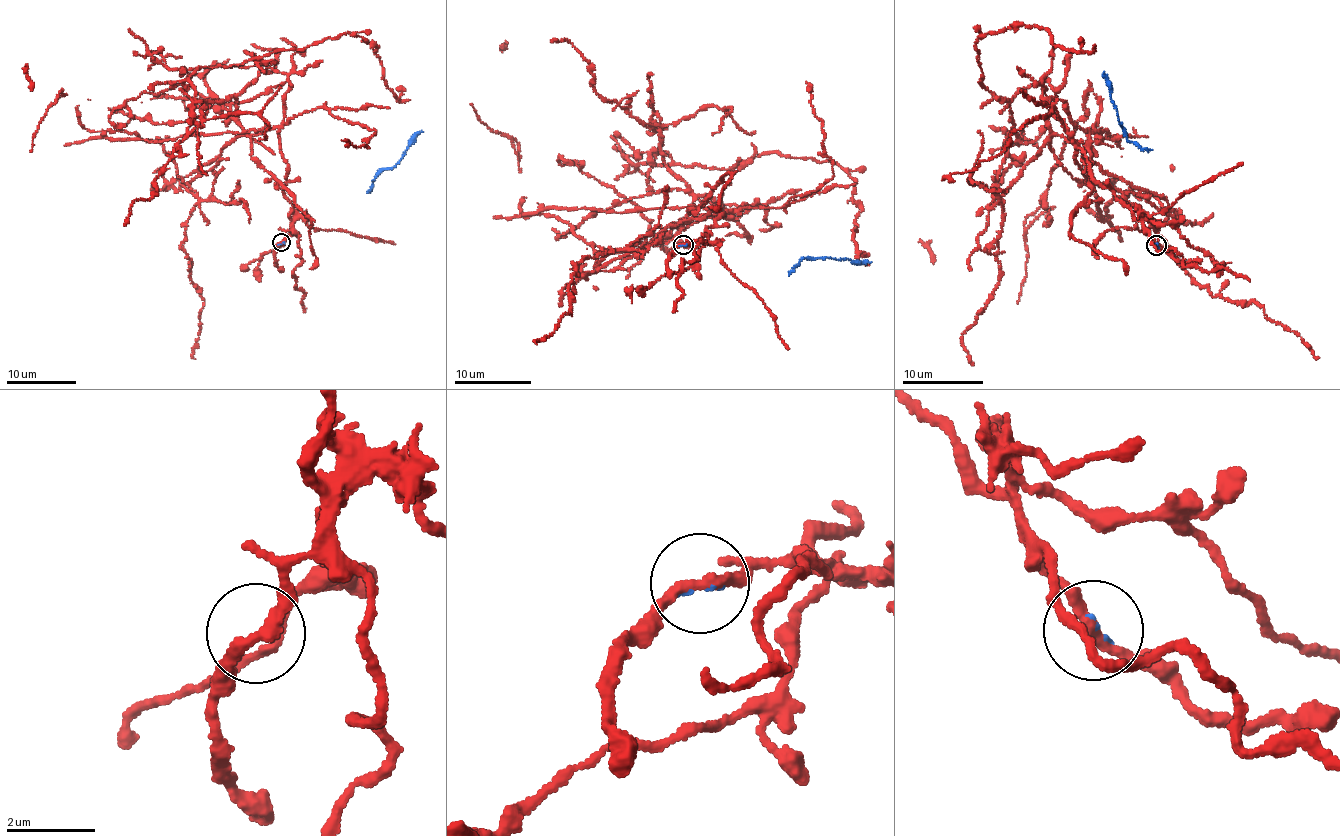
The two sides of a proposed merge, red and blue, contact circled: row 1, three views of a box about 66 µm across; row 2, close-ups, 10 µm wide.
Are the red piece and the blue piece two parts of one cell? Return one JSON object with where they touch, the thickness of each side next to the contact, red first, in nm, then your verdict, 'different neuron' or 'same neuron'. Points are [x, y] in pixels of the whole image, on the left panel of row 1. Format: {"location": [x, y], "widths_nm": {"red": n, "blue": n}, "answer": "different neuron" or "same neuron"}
{"location": [281, 242], "widths_nm": {"red": 240, "blue": 80}, "answer": "different neuron"}

